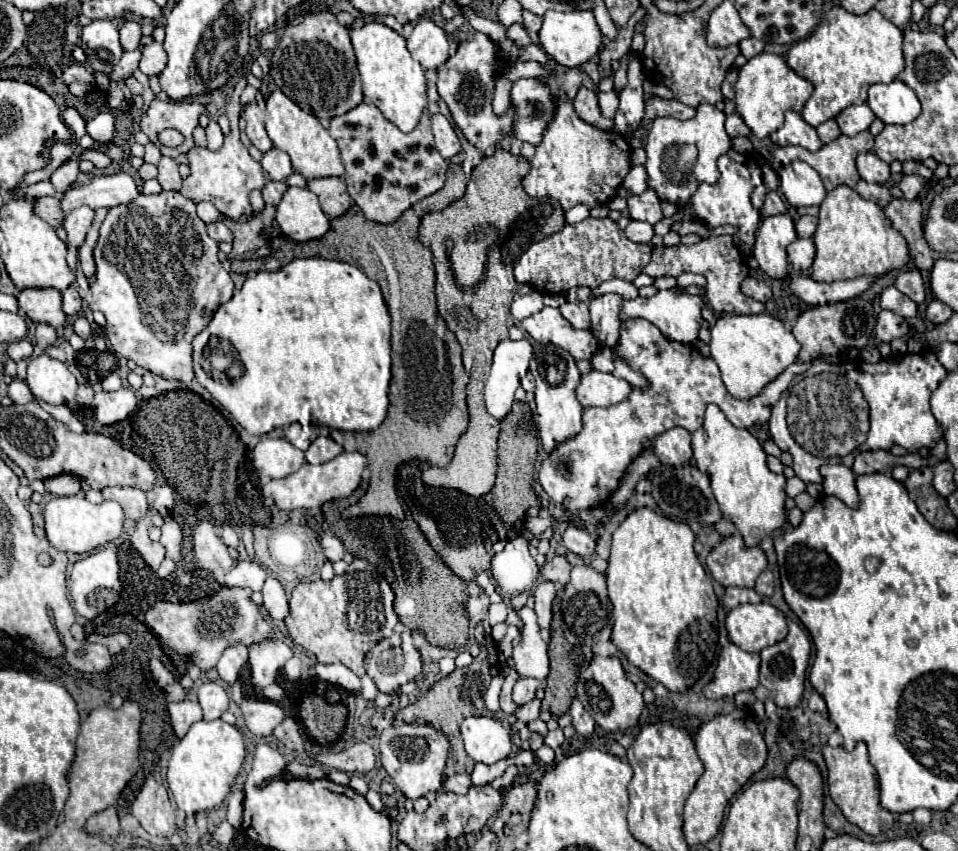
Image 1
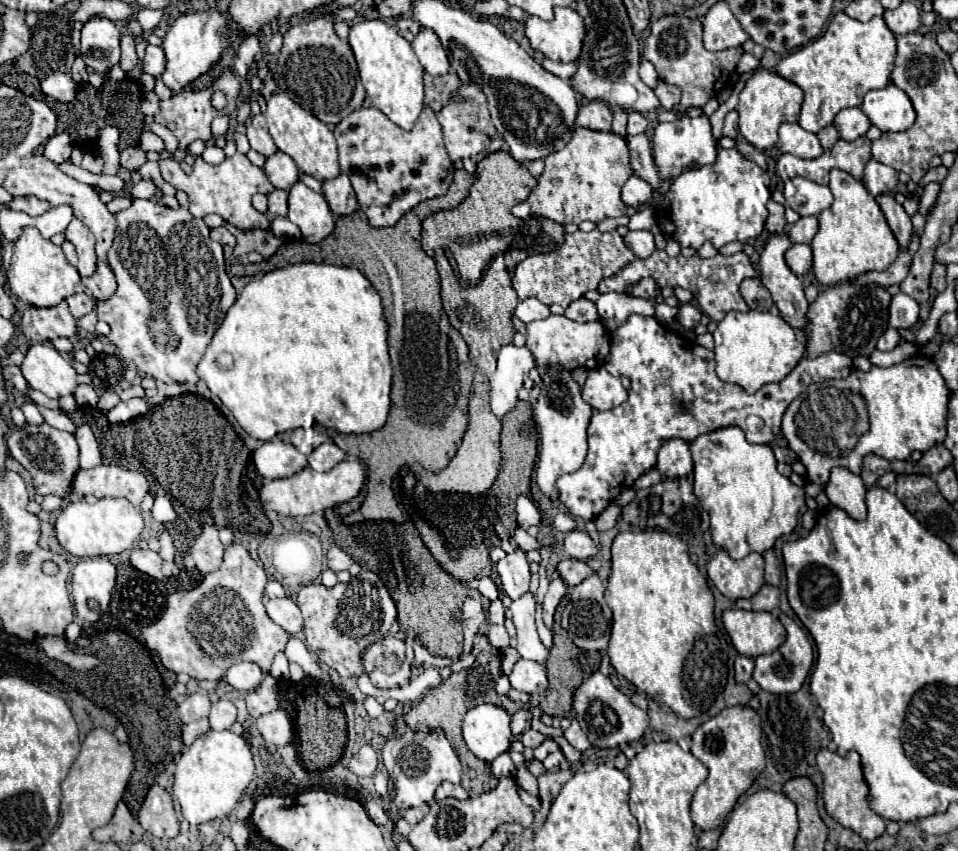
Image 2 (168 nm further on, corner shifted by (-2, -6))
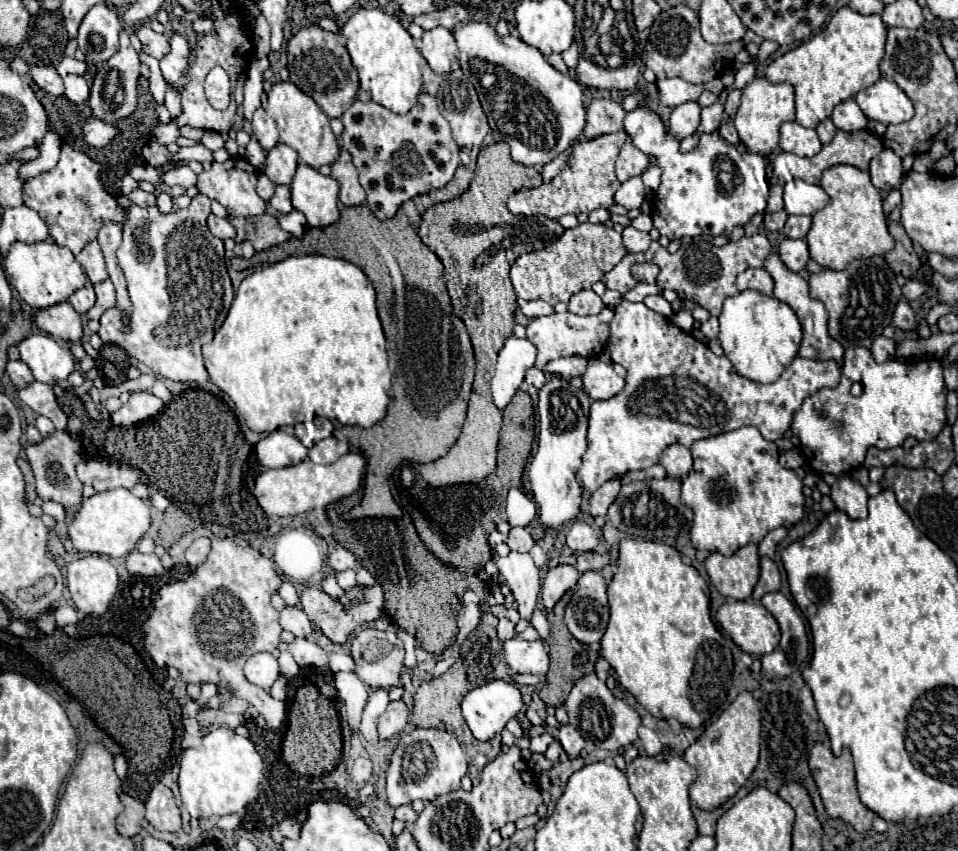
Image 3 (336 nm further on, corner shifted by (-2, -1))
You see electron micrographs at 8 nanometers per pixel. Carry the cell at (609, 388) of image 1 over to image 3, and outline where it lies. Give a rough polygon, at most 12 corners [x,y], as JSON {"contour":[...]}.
{"contour":[[589,360],[583,390],[591,400],[617,396],[625,380],[613,364]]}

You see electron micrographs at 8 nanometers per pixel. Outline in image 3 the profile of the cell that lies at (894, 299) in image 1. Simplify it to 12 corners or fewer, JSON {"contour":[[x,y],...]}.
{"contour":[[907,298],[897,302],[893,326],[913,330],[917,326]]}

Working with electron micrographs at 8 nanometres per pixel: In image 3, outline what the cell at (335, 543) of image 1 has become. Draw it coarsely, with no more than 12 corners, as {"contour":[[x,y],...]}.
{"contour":[[335,546],[329,566],[335,572],[355,568],[357,560],[347,548]]}

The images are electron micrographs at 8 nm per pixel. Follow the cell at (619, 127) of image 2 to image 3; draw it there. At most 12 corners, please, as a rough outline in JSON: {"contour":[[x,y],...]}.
{"contour":[[633,92],[625,96],[623,110],[635,108],[645,100],[647,92]]}

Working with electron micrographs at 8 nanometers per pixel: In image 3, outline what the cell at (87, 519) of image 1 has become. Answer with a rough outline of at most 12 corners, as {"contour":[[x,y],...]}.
{"contour":[[127,488],[93,494],[67,520],[75,550],[113,558],[149,530]]}

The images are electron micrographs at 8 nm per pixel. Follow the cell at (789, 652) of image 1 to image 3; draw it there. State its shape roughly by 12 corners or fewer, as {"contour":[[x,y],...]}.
{"contour":[[781,592],[761,604],[781,626],[781,642],[761,658],[765,680],[783,680],[807,662],[803,618]]}

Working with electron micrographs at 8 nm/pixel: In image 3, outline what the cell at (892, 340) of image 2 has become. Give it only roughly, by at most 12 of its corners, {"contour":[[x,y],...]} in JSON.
{"contour":[[879,336],[871,346],[877,362],[895,356],[897,344],[891,338]]}

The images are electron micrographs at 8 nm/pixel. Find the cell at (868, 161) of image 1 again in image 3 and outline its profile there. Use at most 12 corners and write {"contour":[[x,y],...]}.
{"contour":[[883,150],[869,164],[875,188],[889,192],[903,180],[901,158]]}

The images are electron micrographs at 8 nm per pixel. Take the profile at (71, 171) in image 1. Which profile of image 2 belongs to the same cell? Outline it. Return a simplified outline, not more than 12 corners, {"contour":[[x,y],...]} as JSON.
{"contour":[[33,195],[13,197],[9,209],[43,215],[51,205]]}

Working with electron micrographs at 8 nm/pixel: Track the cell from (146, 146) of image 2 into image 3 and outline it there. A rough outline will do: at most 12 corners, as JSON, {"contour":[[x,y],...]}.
{"contour":[[157,124],[153,138],[159,144],[171,144],[179,136],[175,124]]}

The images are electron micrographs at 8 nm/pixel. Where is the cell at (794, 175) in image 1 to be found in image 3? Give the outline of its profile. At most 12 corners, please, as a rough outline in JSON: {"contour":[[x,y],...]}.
{"contour":[[795,178],[785,184],[787,214],[815,214],[827,206],[821,186]]}

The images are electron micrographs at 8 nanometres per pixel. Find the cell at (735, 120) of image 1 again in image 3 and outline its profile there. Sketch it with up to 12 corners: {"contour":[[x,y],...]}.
{"contour":[[741,90],[729,92],[725,102],[727,120],[735,118]]}

